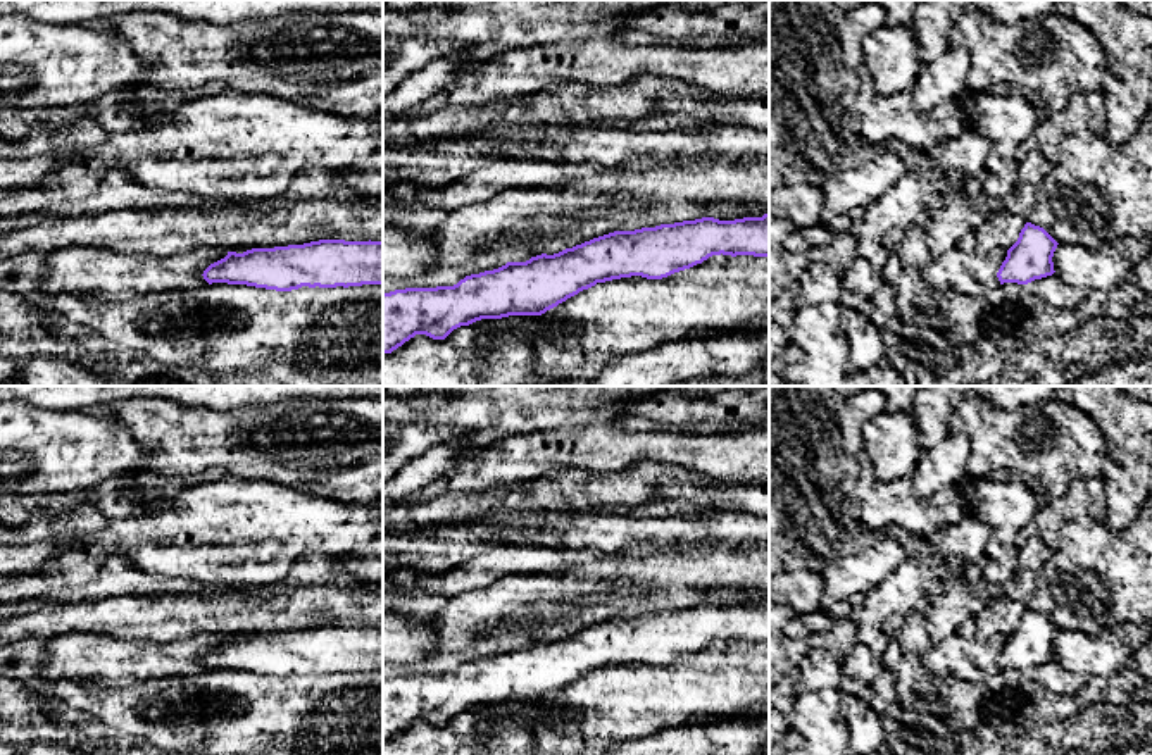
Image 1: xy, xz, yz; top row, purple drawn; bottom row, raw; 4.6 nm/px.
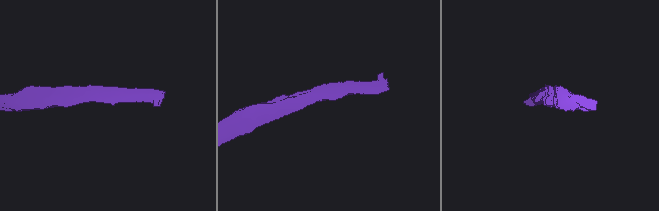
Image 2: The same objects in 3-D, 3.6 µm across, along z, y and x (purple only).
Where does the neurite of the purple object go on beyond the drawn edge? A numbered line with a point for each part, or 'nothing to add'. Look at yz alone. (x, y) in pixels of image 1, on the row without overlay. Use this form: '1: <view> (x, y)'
nothing to add

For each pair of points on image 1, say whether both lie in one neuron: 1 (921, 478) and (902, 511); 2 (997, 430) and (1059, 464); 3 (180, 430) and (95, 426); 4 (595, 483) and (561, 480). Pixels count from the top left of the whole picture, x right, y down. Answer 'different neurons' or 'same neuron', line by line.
1: different neurons
2: same neuron
3: different neurons
4: same neuron

